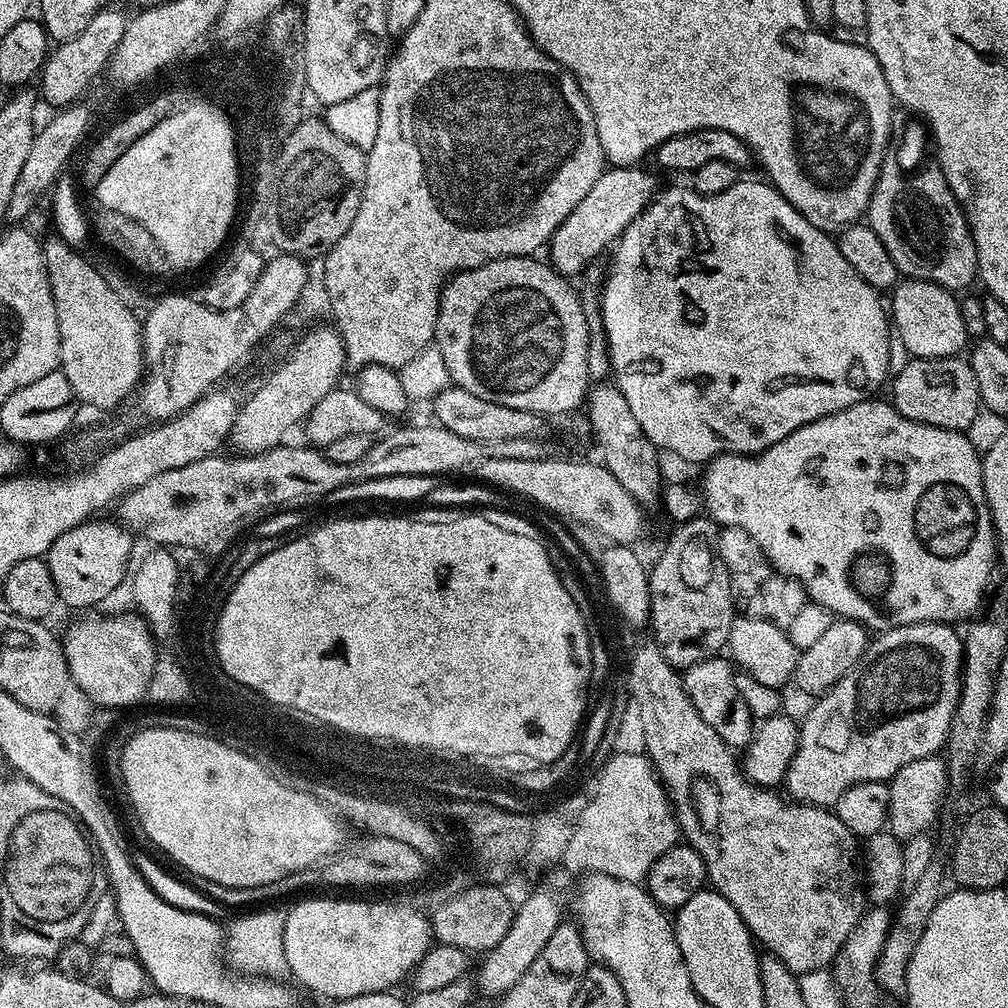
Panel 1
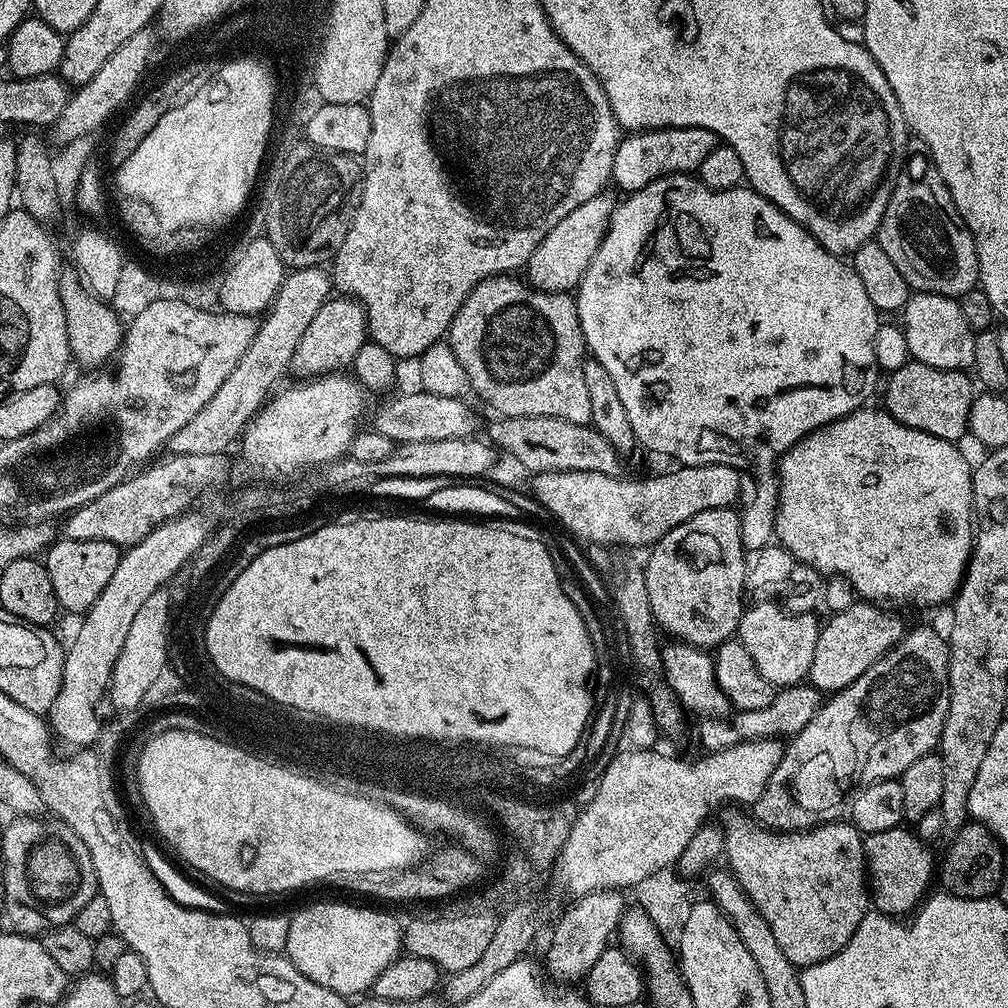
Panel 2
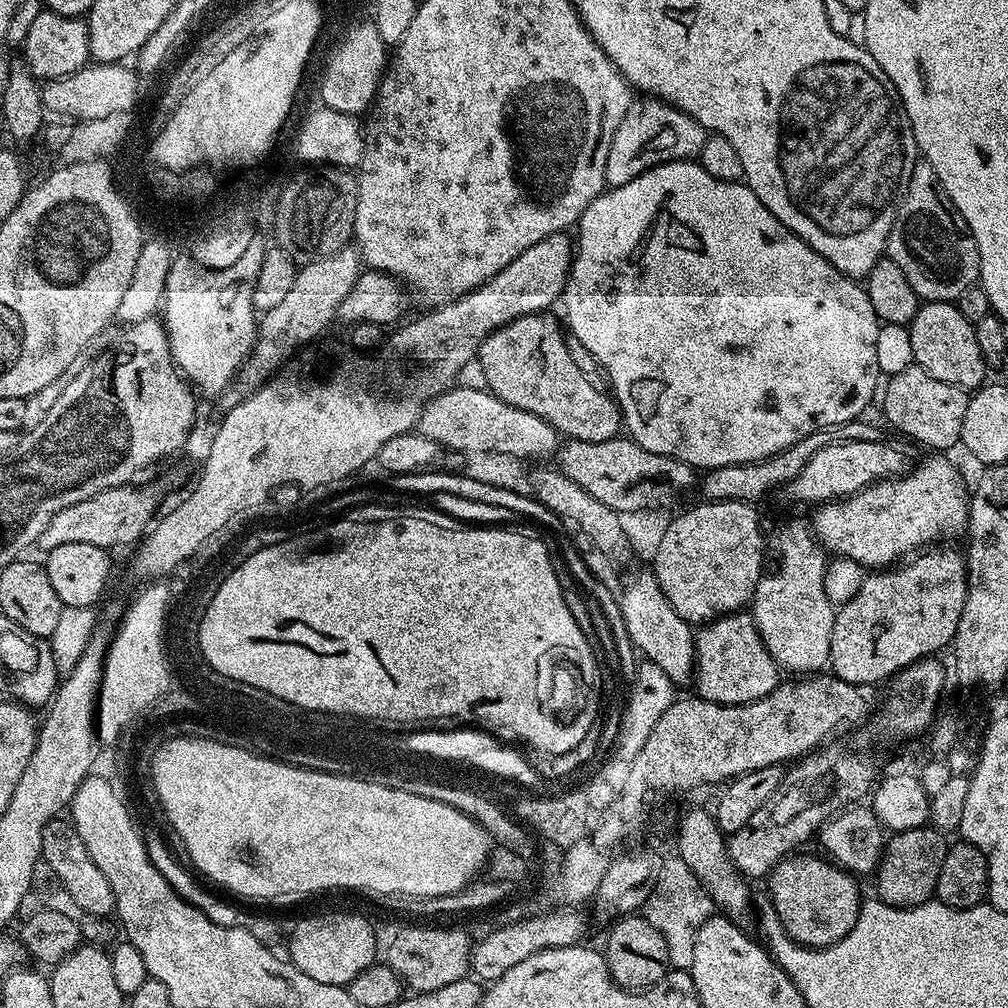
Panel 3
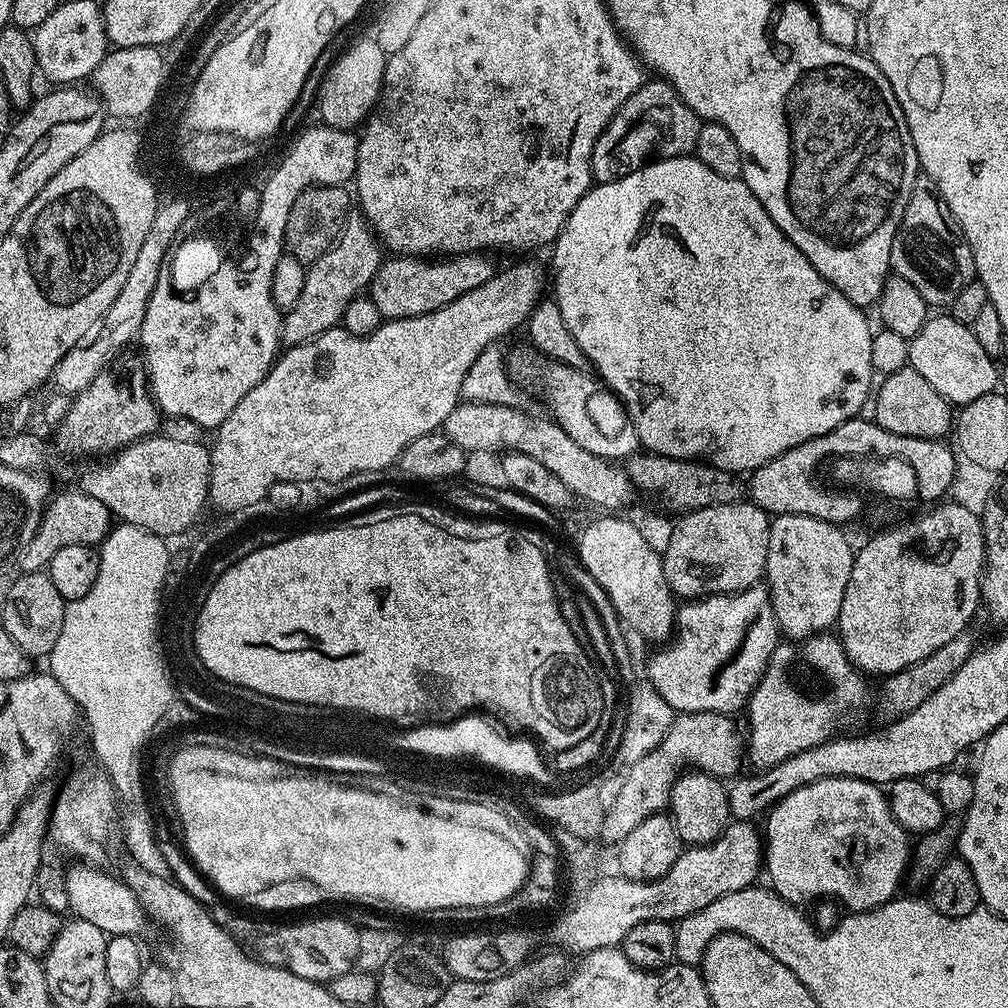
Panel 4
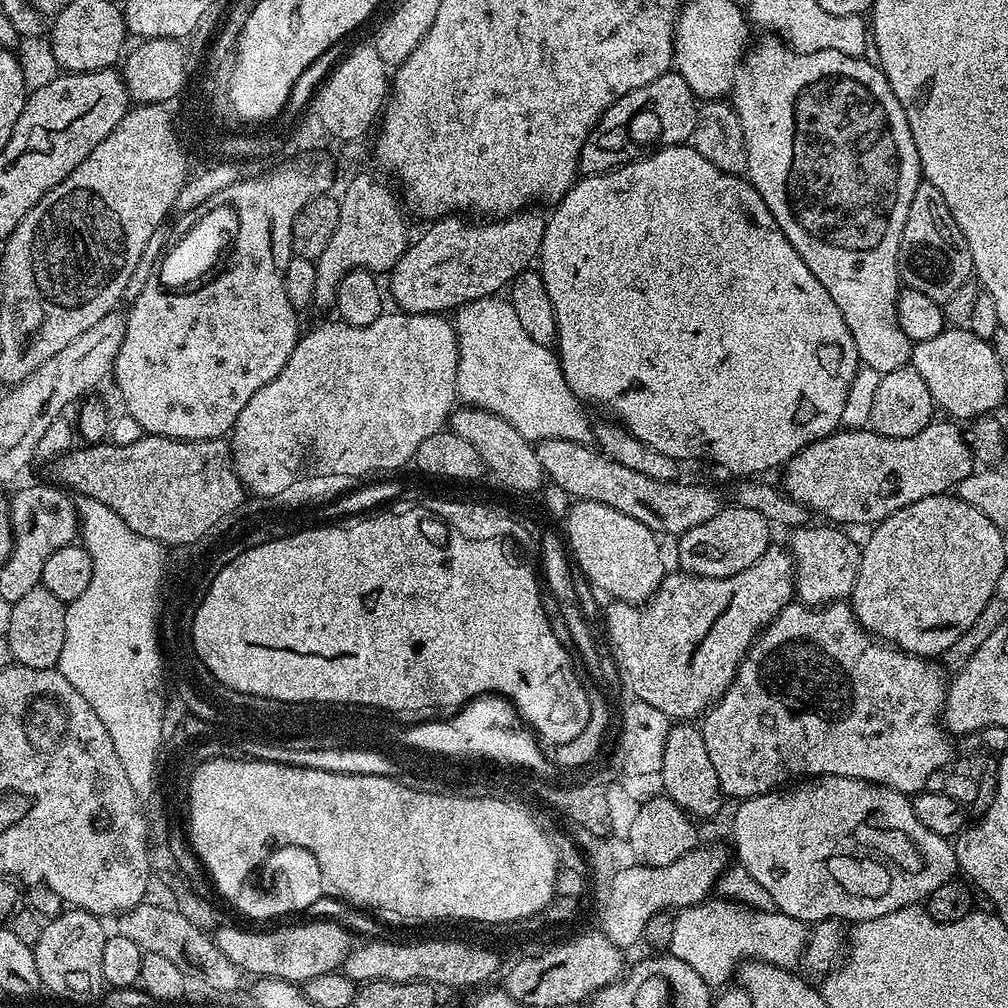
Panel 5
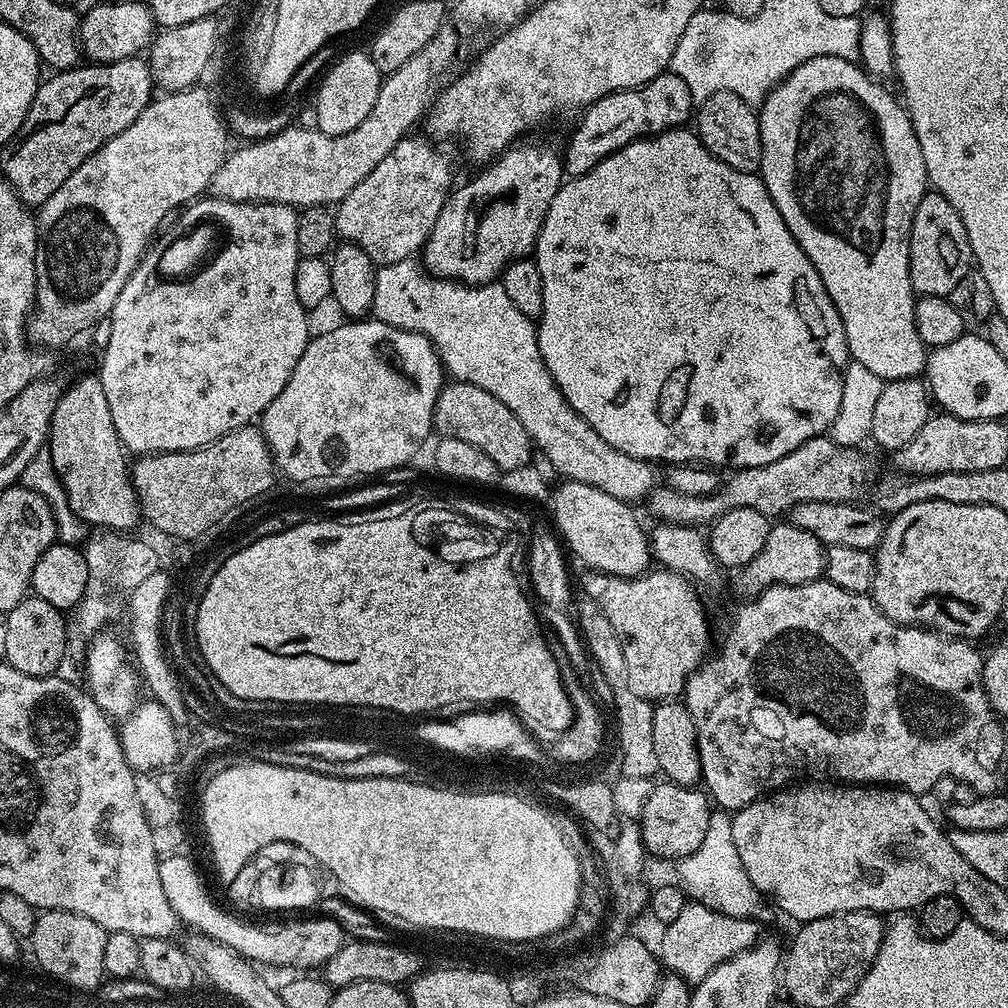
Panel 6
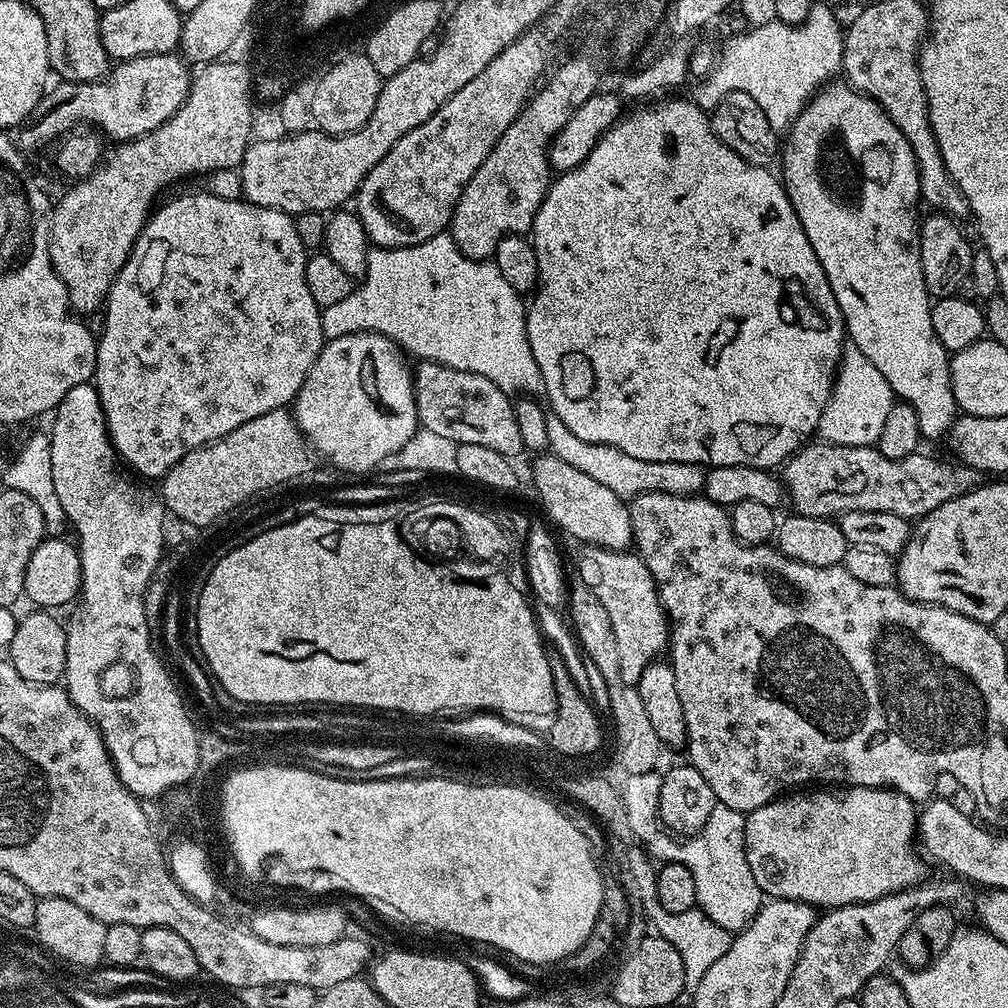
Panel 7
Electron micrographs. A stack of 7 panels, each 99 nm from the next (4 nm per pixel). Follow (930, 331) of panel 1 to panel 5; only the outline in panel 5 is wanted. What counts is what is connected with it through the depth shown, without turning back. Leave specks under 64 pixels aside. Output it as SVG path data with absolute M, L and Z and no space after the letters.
M945 327L944 331L912 346L911 367L922 374L932 395L933 405L940 408L953 421L972 422L977 417L995 413L1004 400L1004 376L1006 370L998 362L991 343L978 338L967 328Z

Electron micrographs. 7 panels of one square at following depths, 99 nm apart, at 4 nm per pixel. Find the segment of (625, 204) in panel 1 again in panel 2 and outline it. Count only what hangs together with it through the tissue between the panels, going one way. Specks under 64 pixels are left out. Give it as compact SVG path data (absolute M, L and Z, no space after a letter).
M605 190L590 198L590 202L582 202L578 210L572 210L542 242L538 242L538 250L530 254L526 265L527 283L540 292L571 293L579 285L584 271L590 266L598 246L608 233L608 221L618 203L617 197L611 196L611 191Z

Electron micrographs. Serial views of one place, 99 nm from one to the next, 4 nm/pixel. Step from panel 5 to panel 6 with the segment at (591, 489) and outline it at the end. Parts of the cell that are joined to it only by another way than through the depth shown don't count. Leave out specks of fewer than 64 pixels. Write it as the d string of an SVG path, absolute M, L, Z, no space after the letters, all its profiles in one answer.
M827 435L815 436L790 450L790 454L778 458L778 462L733 471L729 475L732 477L723 481L718 492L695 496L667 486L657 486L646 497L646 505L657 516L657 521L708 526L735 508L753 508L766 517L778 518L798 506L798 502L856 502L868 484L868 464L860 451L856 446L836 444Z

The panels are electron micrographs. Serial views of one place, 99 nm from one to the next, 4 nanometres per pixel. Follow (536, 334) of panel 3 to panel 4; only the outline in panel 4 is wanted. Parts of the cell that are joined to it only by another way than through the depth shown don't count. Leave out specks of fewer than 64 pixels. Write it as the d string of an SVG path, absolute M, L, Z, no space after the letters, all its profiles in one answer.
M532 346L516 348L512 353L509 351L506 363L513 381L520 386L529 384L537 388L552 411L549 412L551 417L562 426L562 430L566 430L566 434L570 434L570 438L574 438L574 442L578 442L578 446L590 450L590 454L598 454L603 460L624 462L641 451L642 445L634 430L634 422L628 417L628 409L611 395L596 396L597 381L587 371L548 359Z

